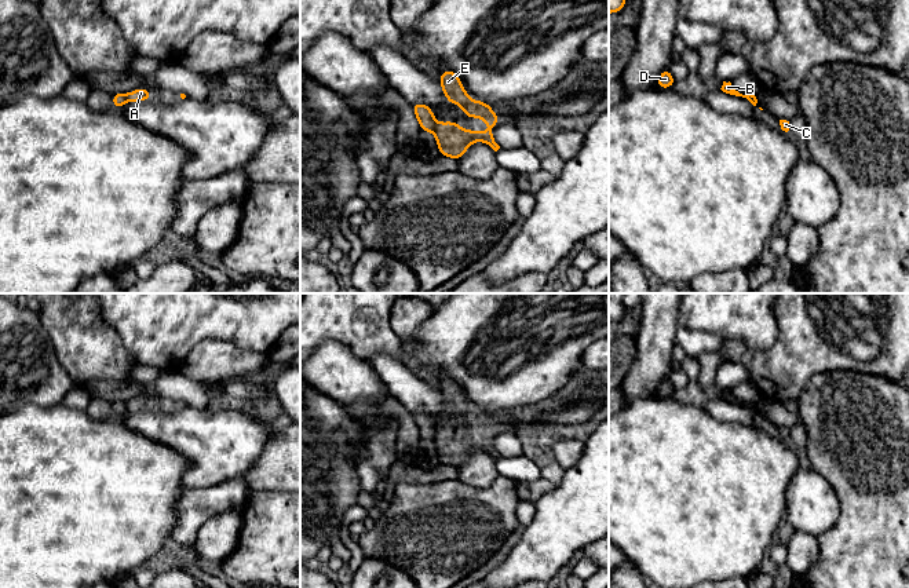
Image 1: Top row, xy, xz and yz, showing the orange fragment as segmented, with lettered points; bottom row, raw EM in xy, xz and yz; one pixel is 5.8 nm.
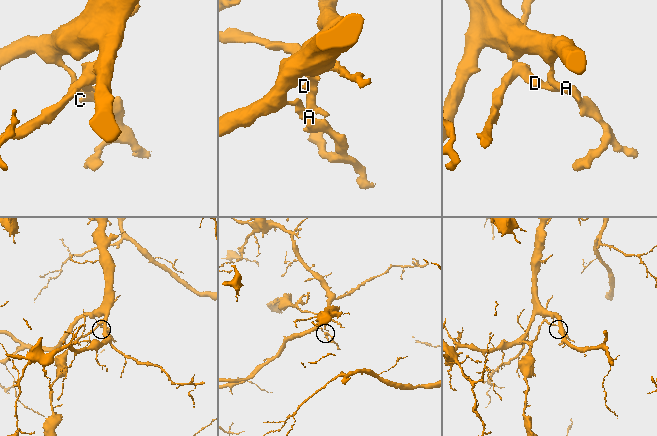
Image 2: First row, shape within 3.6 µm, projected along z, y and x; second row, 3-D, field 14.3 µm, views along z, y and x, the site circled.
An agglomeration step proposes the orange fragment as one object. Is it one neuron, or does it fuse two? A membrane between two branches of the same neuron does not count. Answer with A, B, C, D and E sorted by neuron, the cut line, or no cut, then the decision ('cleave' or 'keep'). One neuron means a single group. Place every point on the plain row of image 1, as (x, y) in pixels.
groups A C D E / B; cut xz (437, 433), (434, 439); cleave

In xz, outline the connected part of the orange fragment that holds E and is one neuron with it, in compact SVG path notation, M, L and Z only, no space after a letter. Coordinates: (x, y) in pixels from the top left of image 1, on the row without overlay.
M450 377L442 380L439 391L446 408L453 413L461 413L466 426L479 426L489 432L486 441L461 438L454 428L437 432L435 448L439 461L459 468L475 449L482 449L497 460L500 454L494 450L490 439L497 434L500 427L489 416L489 412L471 409L461 394L461 388Z

